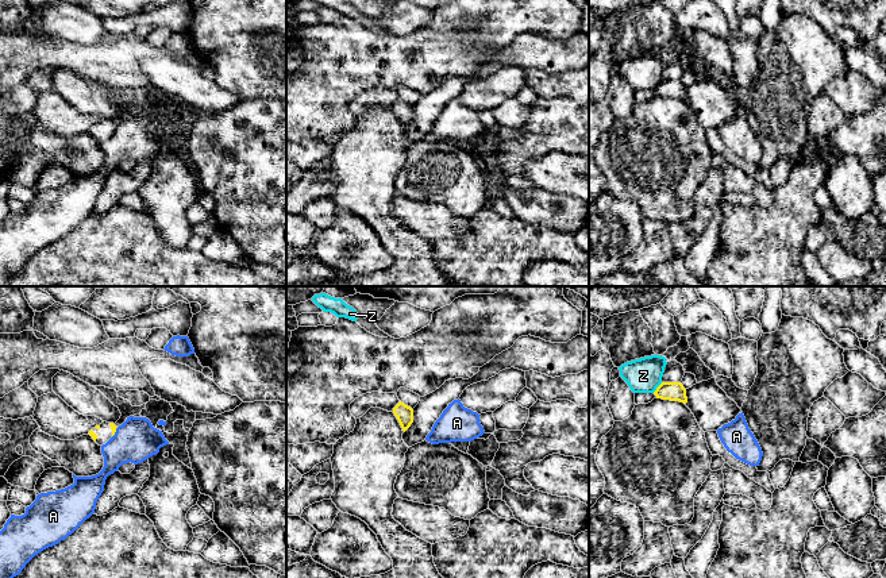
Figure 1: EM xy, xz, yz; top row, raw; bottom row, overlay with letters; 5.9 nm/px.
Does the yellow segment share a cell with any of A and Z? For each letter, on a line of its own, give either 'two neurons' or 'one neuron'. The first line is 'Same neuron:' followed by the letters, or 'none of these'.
Same neuron: none of these
A: two neurons
Z: two neurons

